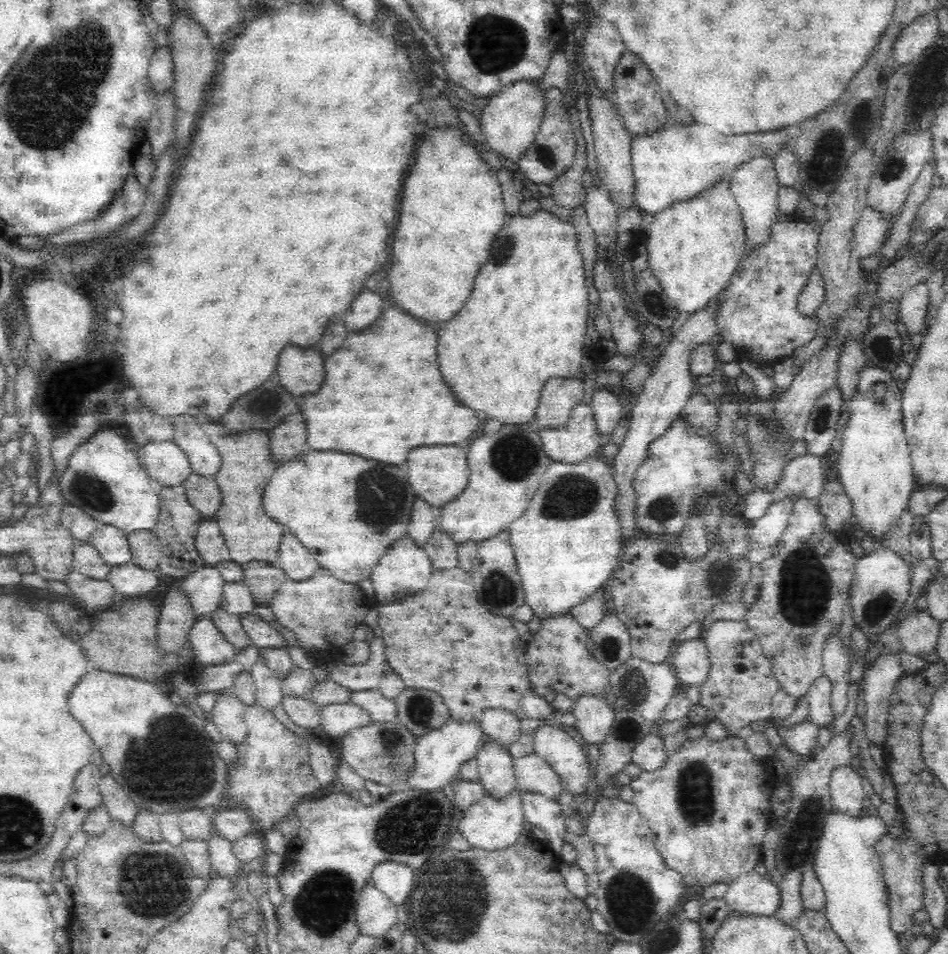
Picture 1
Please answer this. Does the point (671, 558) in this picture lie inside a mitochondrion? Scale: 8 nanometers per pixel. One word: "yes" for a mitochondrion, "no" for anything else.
yes

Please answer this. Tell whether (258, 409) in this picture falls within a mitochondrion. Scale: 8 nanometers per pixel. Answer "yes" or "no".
yes

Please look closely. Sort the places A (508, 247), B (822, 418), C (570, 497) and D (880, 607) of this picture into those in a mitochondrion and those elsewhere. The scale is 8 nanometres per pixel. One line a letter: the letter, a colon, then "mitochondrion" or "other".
A: mitochondrion
B: mitochondrion
C: mitochondrion
D: mitochondrion

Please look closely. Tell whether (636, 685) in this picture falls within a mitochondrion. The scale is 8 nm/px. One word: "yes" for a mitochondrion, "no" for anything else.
yes

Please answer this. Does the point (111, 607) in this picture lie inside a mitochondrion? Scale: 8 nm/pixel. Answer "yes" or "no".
no

